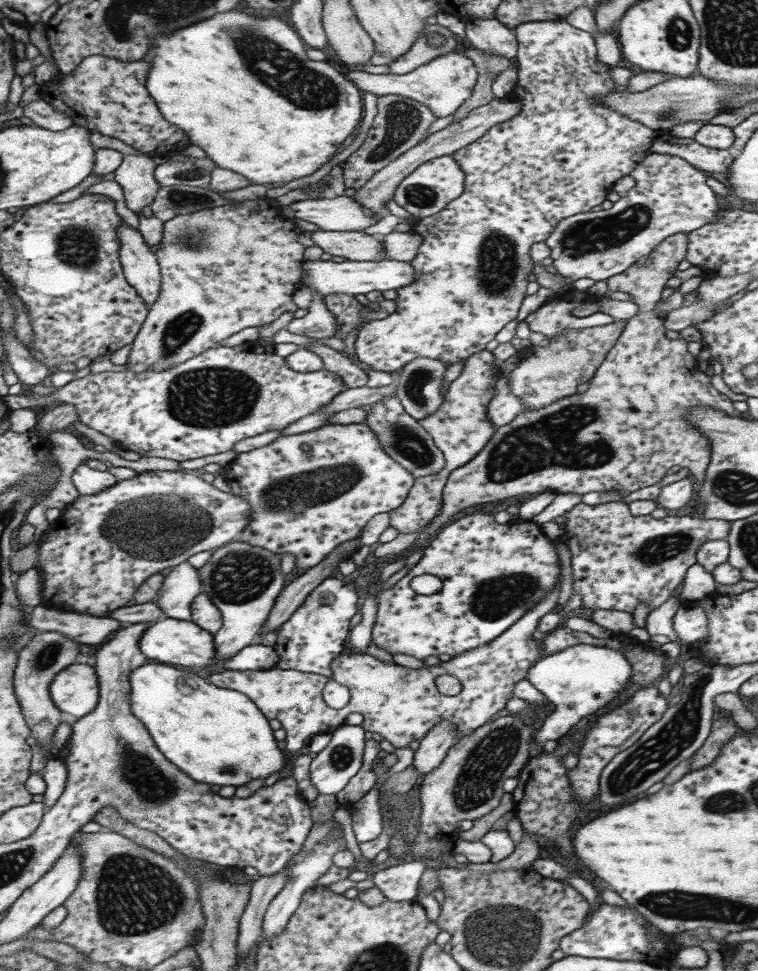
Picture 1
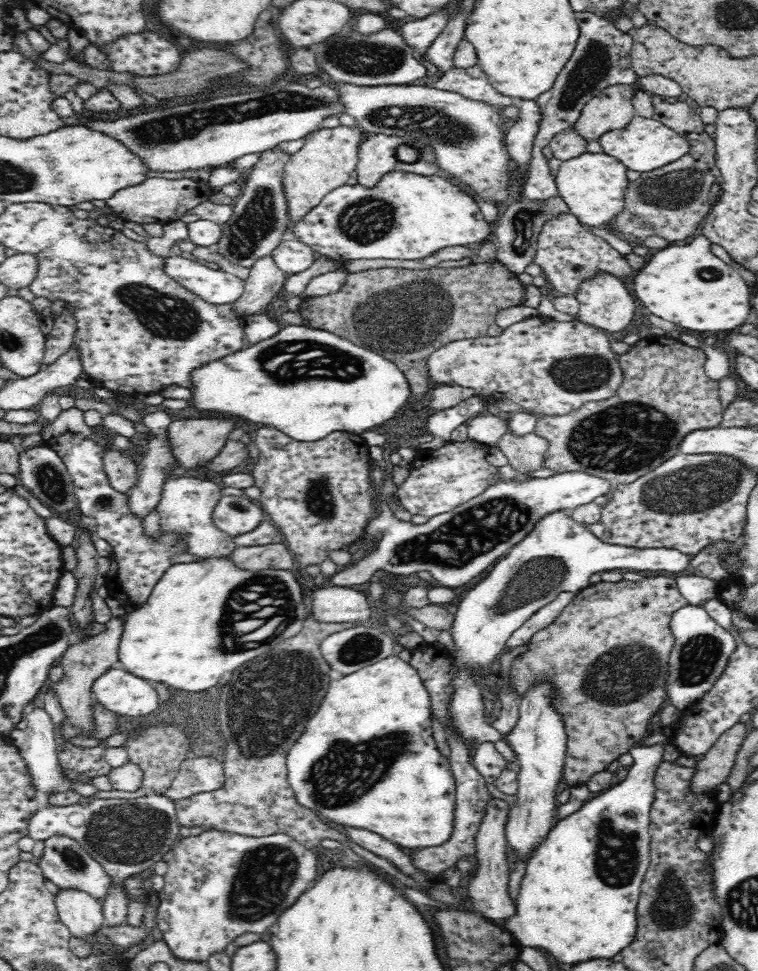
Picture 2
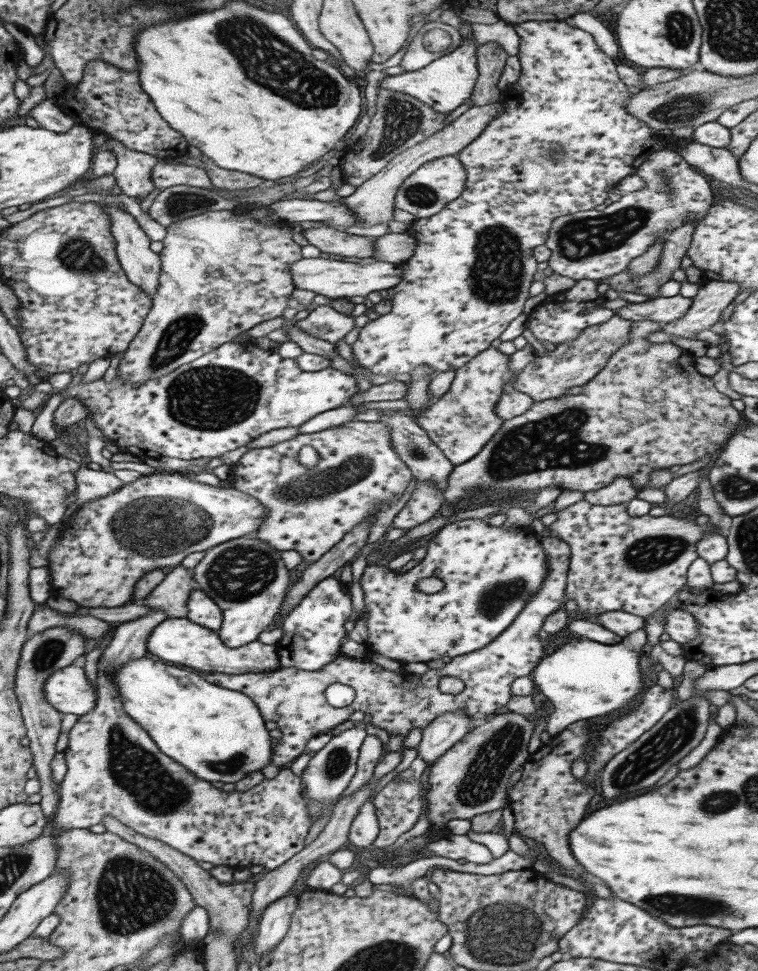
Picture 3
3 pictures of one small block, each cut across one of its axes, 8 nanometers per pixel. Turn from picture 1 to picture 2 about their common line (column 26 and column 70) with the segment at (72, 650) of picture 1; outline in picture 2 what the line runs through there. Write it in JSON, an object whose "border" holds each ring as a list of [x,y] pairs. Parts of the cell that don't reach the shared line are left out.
{"border":[[[113,616],[103,624],[105,626],[103,631],[70,645],[55,664],[63,668],[63,677],[57,683],[54,683],[51,689],[58,698],[65,720],[75,726],[77,730],[81,730],[79,736],[82,736],[82,738],[87,737],[82,734],[88,734],[88,732],[96,730],[94,709],[92,709],[94,698],[92,697],[91,686],[99,676],[108,672],[108,669],[112,668],[112,664],[119,660],[118,649],[124,630],[124,622],[125,616]]]}

